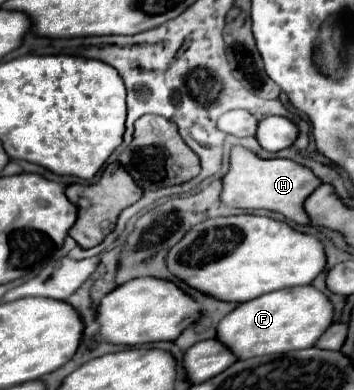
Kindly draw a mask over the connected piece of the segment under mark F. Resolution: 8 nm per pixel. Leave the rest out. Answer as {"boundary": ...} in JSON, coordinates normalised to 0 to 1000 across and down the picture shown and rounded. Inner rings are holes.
{"boundary":[[[879,731],[816,736],[669,782],[619,823],[607,869],[619,869],[619,879],[630,879],[675,926],[686,926],[737,910],[884,890],[884,879],[901,869],[901,854],[912,854],[935,823],[941,782],[907,746]]]}

